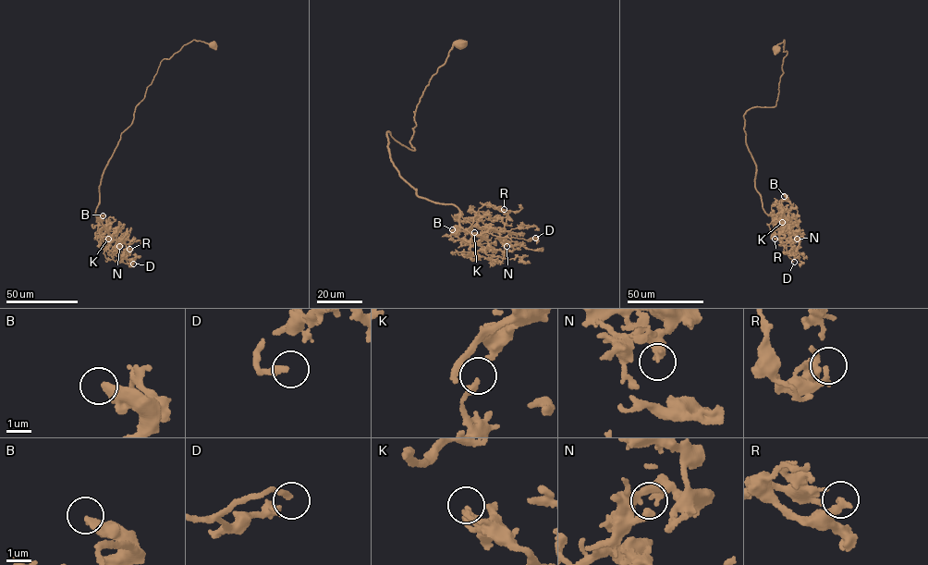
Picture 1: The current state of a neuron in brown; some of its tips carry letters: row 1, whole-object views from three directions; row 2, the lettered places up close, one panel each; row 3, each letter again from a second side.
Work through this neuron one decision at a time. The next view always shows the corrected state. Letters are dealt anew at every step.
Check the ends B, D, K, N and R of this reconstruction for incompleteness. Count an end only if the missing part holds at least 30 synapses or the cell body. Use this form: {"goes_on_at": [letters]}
{"goes_on_at": ["B", "D"]}

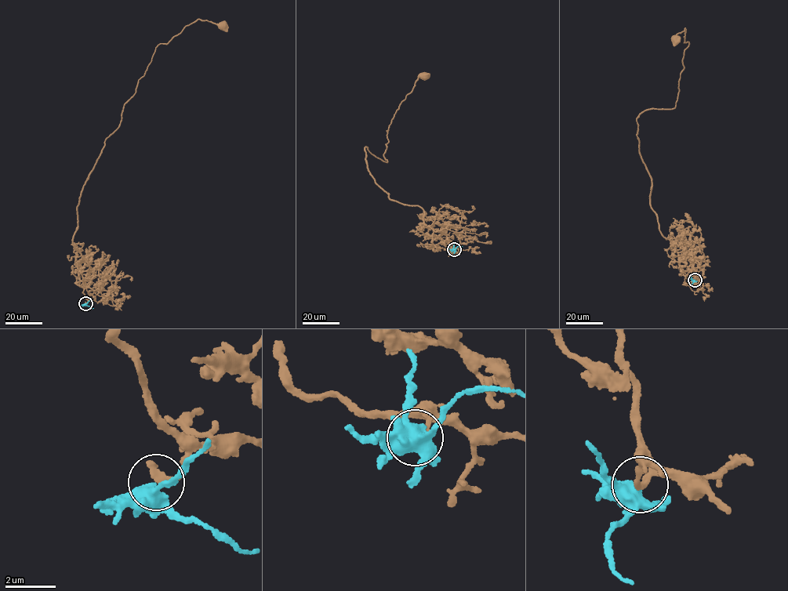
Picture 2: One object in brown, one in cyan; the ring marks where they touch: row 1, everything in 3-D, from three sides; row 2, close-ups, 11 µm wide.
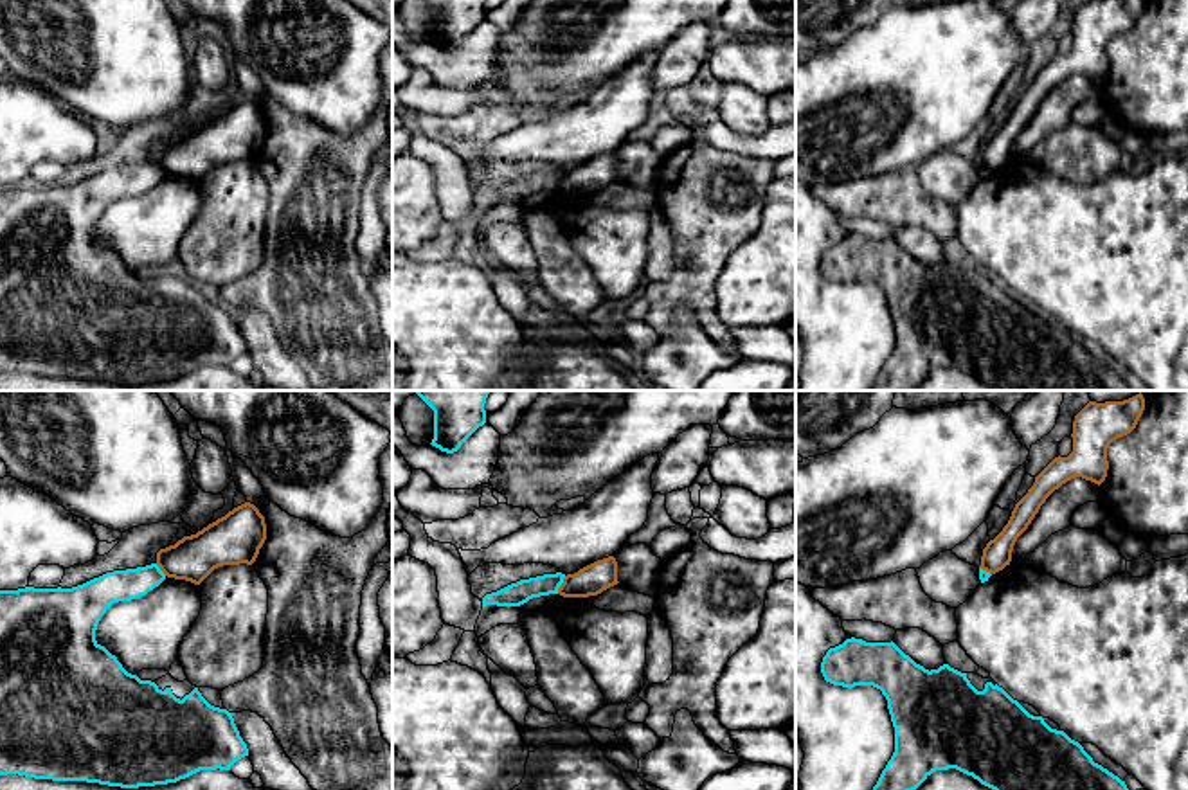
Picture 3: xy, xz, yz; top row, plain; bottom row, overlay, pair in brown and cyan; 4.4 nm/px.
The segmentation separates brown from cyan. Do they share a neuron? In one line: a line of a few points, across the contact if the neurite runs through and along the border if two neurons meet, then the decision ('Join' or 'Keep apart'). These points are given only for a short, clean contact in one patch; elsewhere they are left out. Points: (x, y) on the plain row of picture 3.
Line: xz (566, 173), (557, 189). Keep apart

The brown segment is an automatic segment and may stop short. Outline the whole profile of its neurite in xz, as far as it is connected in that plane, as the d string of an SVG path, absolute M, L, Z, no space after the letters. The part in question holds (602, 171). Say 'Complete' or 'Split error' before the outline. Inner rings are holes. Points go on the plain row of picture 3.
Complete. M608 153L574 171L567 171L558 191L563 194L589 194L598 193L617 180L617 158L614 153Z

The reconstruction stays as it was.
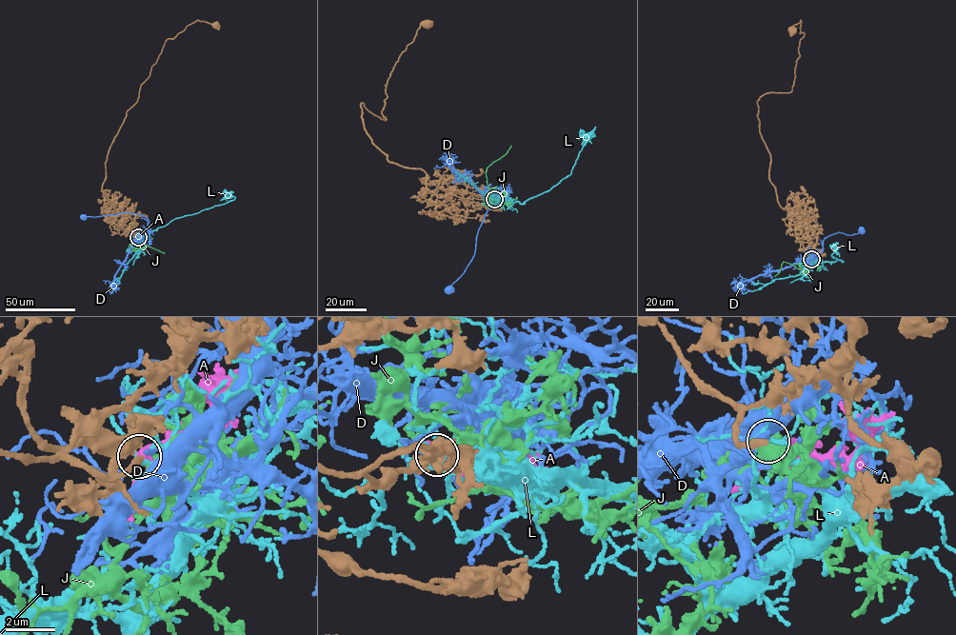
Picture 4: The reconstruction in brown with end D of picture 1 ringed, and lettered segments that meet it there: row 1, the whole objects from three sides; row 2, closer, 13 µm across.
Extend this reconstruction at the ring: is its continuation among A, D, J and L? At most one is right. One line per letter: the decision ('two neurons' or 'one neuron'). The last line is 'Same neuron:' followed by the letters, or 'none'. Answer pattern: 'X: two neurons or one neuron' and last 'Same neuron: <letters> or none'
A: one neuron
D: two neurons
J: two neurons
L: two neurons
Same neuron: A

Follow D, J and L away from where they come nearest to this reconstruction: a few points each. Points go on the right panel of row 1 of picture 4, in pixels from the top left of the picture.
D: (810, 259), (823, 249), (823, 242), (829, 235), (839, 232), (852, 235), (861, 230)
J: (811, 259), (802, 264), (802, 261), (806, 262), (804, 269), (784, 262), (774, 276)
L: (810, 259), (817, 263), (839, 259), (844, 262), (831, 255), (838, 248)

